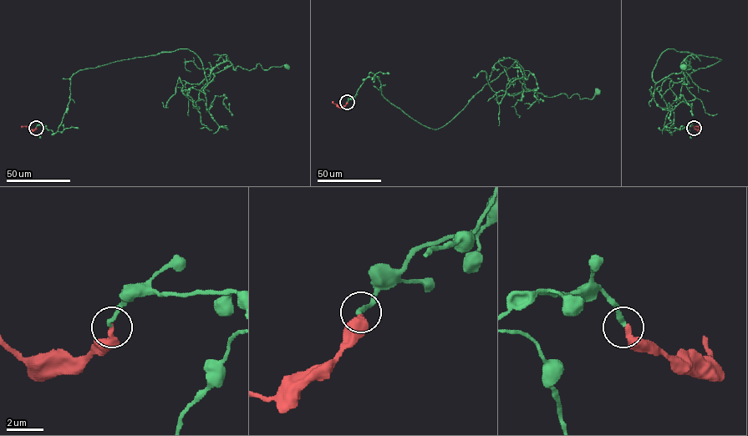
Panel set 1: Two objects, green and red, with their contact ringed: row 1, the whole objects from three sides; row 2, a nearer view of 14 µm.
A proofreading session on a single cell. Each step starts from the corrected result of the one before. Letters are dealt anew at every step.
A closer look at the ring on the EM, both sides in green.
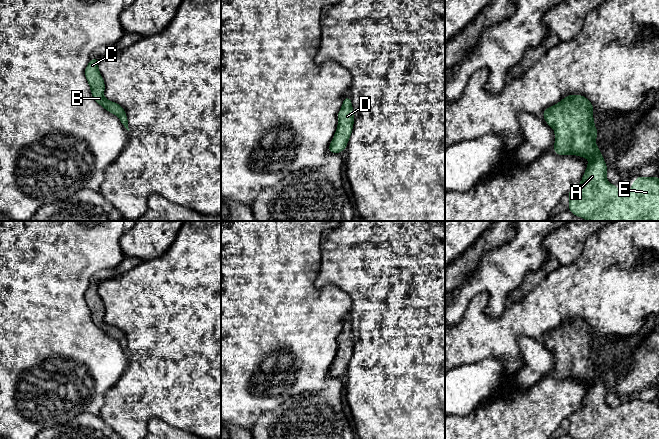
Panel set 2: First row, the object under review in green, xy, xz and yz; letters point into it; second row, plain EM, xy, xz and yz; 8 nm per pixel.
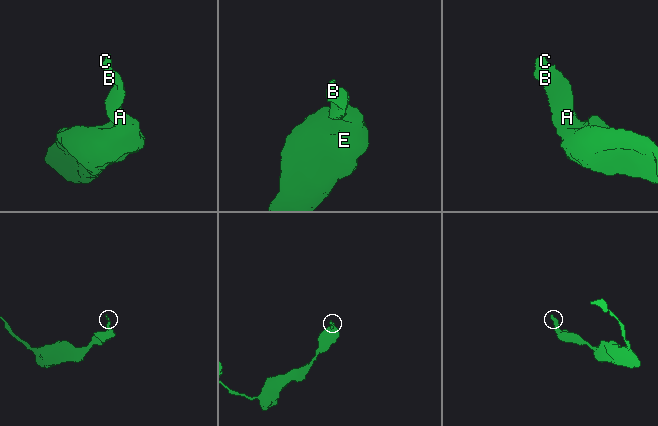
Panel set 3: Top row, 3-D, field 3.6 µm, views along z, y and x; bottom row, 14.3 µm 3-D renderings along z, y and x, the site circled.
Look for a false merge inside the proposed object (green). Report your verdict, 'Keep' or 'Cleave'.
Keep

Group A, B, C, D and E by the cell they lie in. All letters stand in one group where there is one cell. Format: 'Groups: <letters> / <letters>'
Groups: A B C D E

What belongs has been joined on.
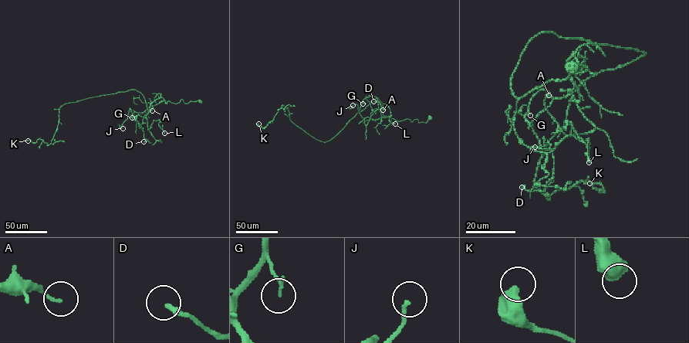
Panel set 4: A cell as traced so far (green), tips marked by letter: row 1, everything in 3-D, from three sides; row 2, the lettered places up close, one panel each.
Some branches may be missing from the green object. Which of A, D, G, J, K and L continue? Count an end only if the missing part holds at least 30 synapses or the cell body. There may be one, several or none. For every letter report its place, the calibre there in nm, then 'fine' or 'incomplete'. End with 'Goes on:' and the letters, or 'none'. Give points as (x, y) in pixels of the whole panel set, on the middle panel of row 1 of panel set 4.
A: place (383, 110); calibre 100 nm; fine
D: place (373, 101); calibre 200 nm; fine
G: place (363, 103); calibre 120 nm; fine
J: place (352, 105); calibre 150 nm; fine
K: place (258, 123); calibre 480 nm; fine
L: place (395, 123); calibre 650 nm; fine
Goes on: none

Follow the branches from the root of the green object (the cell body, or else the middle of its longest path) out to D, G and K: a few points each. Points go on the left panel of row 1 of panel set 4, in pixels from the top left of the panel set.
D: (200, 101), (166, 103), (160, 98), (143, 112), (134, 112), (134, 120), (151, 143), (143, 141)
G: (200, 101), (166, 103), (160, 98), (142, 113), (130, 109), (132, 117)
K: (200, 101), (164, 100), (149, 112), (135, 89), (89, 97), (60, 107), (48, 144), (28, 140)

